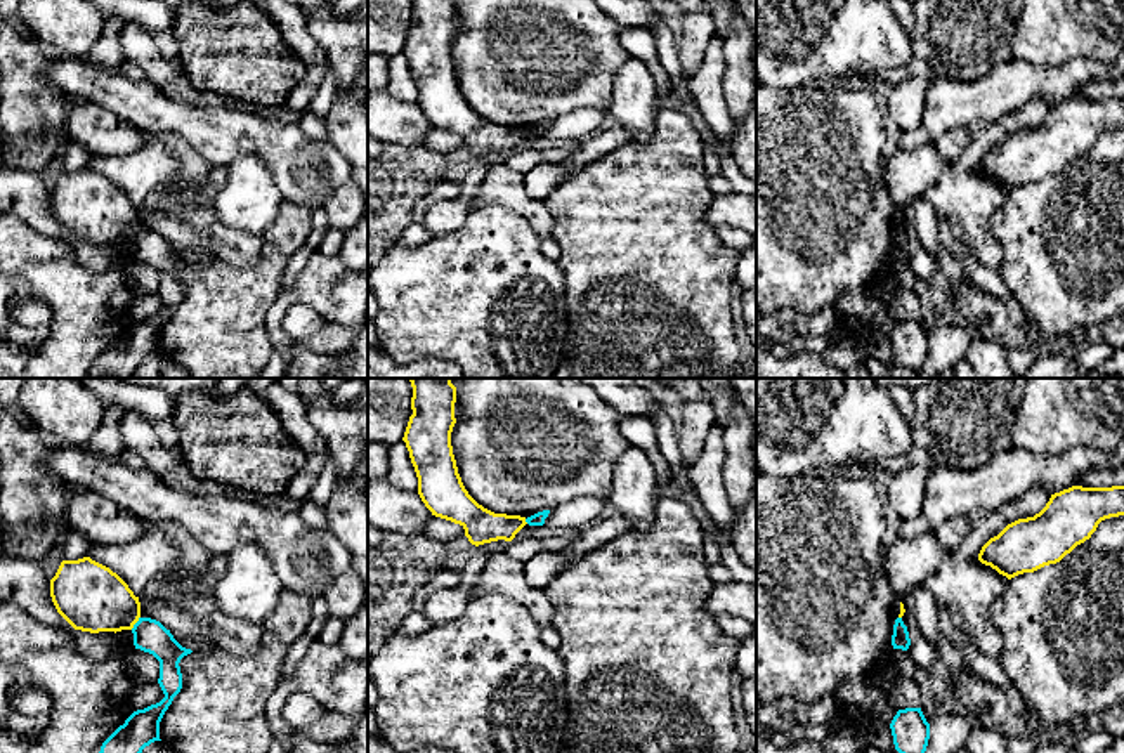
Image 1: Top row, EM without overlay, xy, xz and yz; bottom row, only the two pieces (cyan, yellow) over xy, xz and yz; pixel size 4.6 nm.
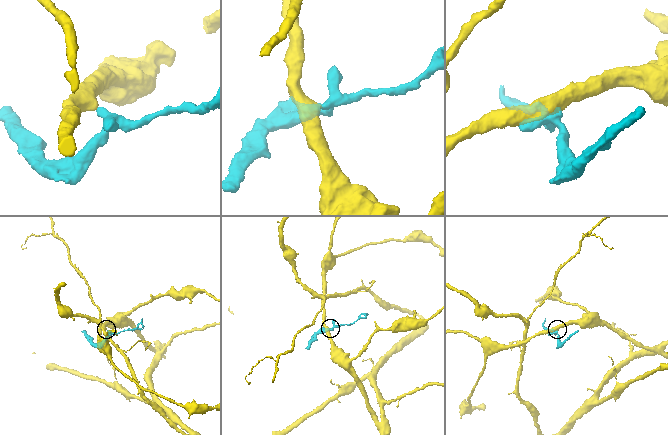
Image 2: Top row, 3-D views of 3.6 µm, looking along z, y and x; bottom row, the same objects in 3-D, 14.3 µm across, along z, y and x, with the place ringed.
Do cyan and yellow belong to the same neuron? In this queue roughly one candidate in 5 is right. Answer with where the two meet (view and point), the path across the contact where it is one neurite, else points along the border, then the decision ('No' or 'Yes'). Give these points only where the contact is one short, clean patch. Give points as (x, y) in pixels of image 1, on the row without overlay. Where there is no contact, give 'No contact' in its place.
Touches cyan at xy (136, 235). Boundary: xy (139, 228), (130, 240). No

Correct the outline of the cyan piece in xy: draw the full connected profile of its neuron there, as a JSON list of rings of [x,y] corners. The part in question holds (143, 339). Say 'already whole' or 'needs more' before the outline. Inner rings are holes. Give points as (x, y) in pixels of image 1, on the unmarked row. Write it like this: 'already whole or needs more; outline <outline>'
already whole; outline [[[139,229],[132,239],[134,257],[160,272],[158,295],[165,309],[144,321],[134,323],[101,357],[99,366],[87,378],[134,378],[146,357],[160,350],[160,333],[182,300],[180,271],[191,265],[170,241],[151,229]]]

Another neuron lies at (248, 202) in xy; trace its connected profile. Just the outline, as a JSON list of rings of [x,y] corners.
[[[239,156],[229,165],[224,187],[215,196],[219,222],[246,232],[262,234],[276,219],[283,194],[265,160]]]

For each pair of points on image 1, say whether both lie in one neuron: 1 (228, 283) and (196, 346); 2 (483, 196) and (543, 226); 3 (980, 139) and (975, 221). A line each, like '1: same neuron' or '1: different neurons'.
1: same neuron
2: same neuron
3: same neuron

